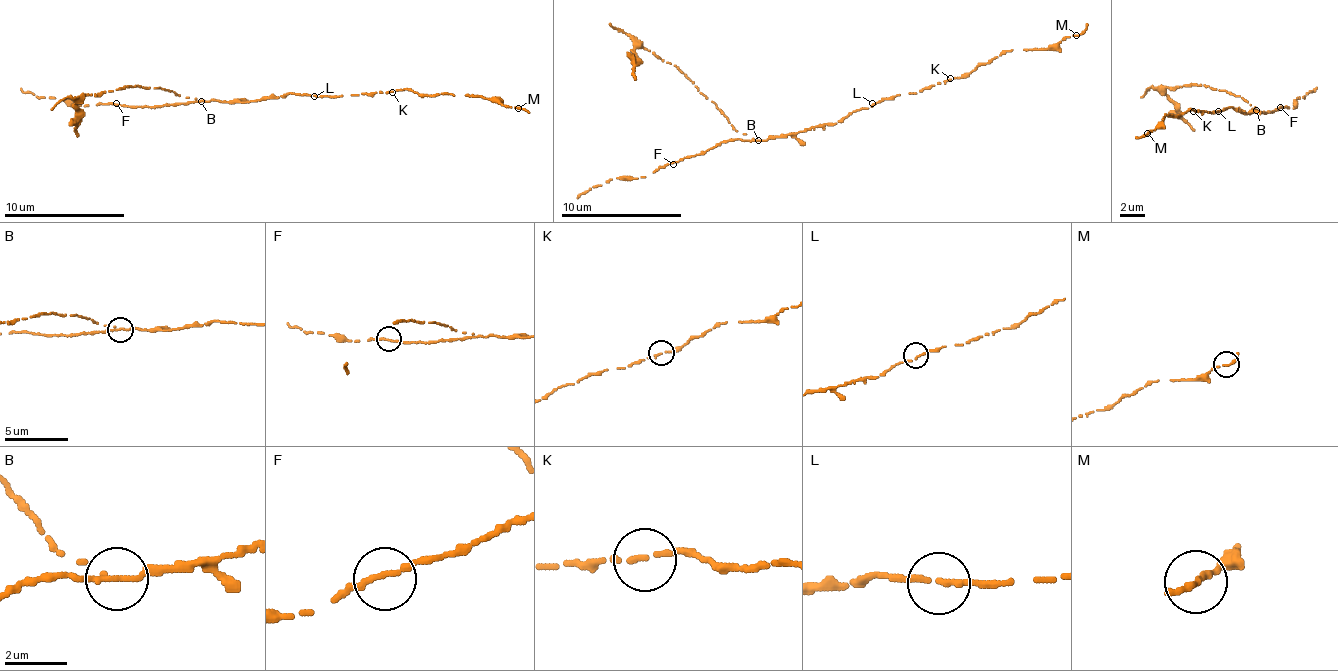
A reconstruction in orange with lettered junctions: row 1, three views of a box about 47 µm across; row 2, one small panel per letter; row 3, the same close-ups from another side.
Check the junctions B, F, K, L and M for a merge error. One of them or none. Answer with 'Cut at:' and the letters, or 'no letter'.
Cut at: B

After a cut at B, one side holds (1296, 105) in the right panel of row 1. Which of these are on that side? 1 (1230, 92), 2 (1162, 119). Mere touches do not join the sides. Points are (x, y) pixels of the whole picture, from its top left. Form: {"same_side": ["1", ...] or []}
{"same_side": ["2"]}

